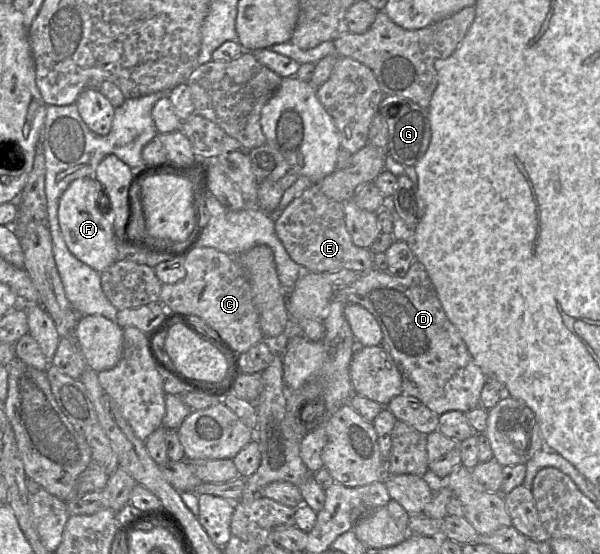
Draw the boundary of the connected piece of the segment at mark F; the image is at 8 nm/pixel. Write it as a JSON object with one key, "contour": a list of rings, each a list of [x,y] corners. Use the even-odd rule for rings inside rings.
{"contour":[[[82,177],[71,182],[61,195],[58,206],[59,226],[68,249],[99,273],[119,261],[118,241],[111,224],[111,212],[102,208],[103,197],[108,203],[103,186],[94,177]]]}

